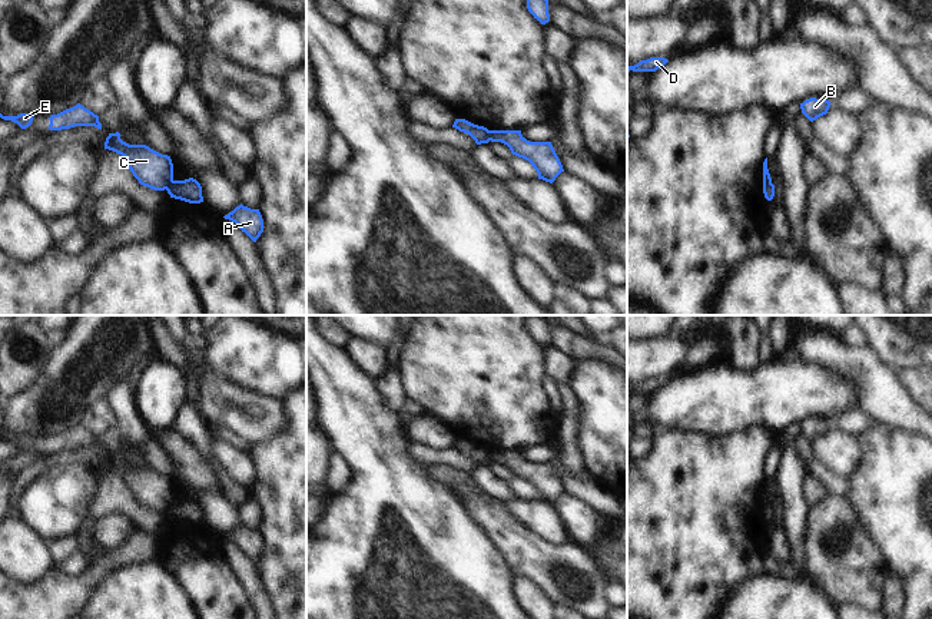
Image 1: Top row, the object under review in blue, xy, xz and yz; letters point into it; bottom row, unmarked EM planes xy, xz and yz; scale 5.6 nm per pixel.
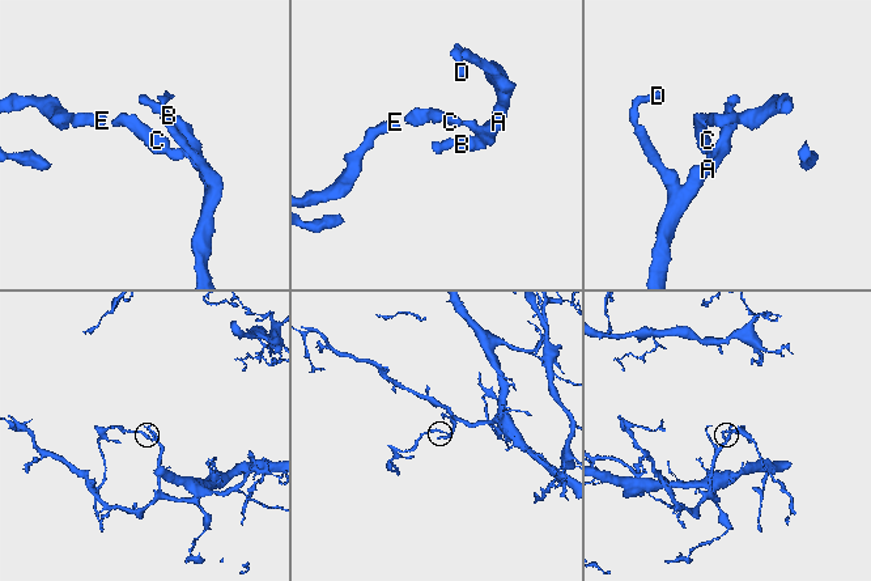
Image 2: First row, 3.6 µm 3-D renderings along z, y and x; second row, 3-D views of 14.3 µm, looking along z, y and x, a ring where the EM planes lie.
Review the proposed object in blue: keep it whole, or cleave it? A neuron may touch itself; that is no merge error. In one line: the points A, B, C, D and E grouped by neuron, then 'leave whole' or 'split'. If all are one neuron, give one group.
groups A B D / C E; split

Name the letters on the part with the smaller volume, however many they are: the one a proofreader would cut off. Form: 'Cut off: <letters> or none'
Cut off: C, E

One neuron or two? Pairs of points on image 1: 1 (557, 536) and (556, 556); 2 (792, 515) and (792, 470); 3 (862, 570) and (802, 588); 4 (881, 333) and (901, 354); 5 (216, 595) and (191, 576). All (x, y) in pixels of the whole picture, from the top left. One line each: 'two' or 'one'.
1: two
2: one
3: two
4: one
5: one

